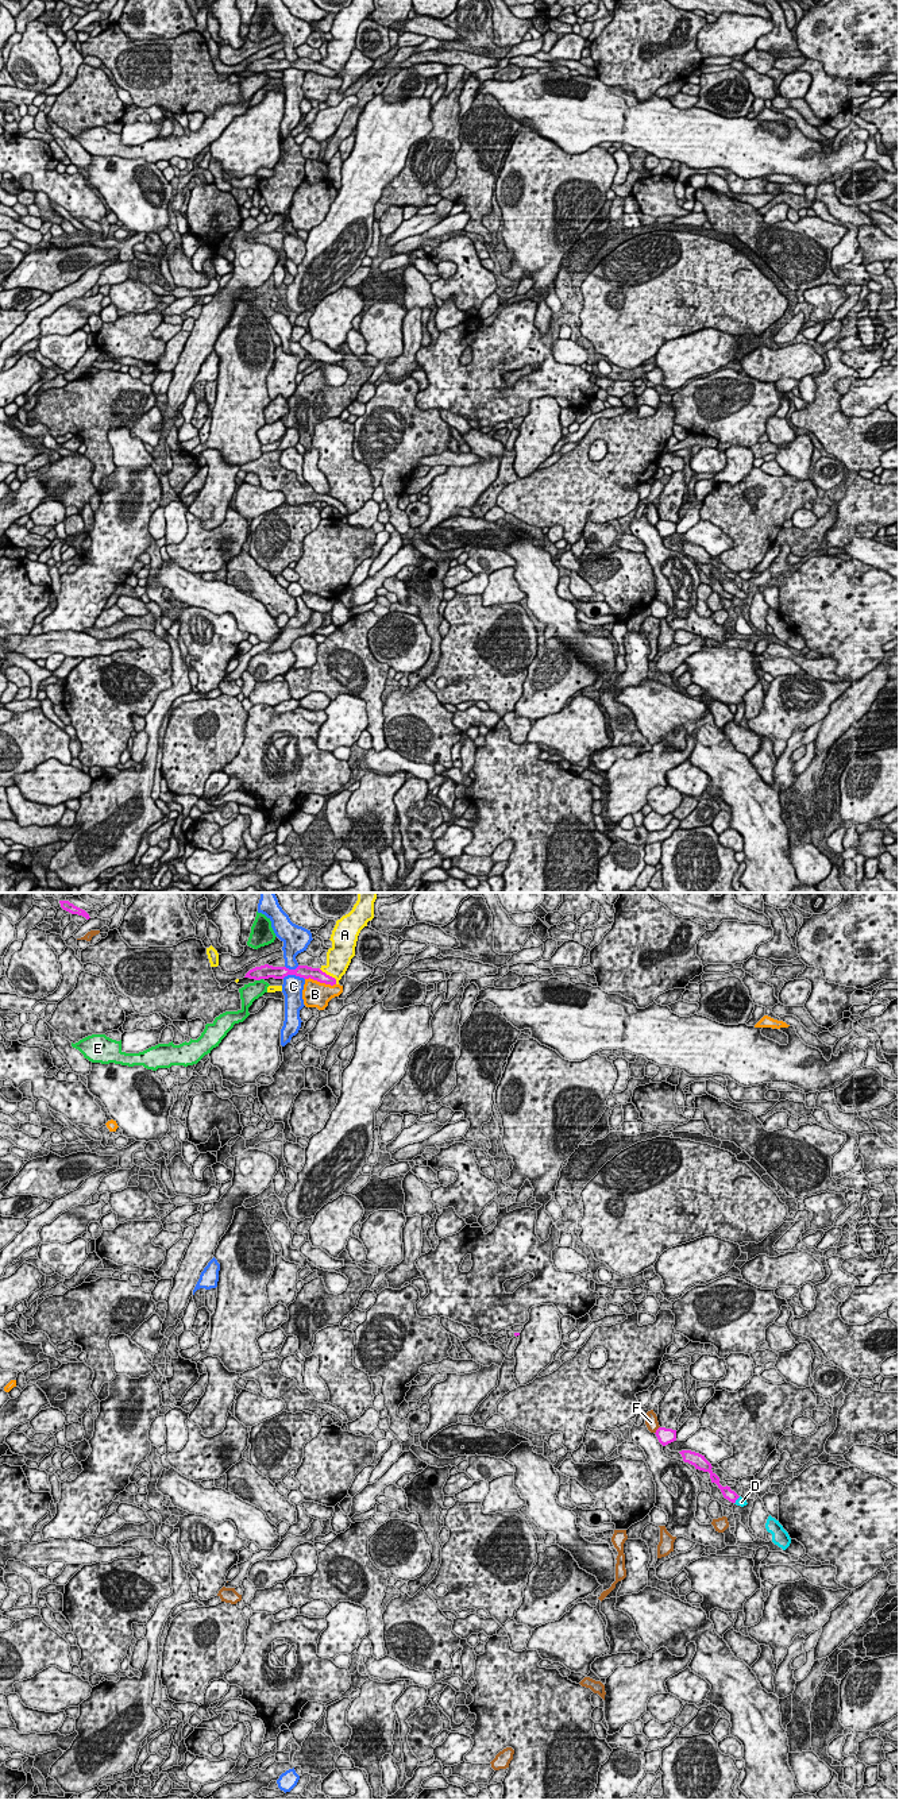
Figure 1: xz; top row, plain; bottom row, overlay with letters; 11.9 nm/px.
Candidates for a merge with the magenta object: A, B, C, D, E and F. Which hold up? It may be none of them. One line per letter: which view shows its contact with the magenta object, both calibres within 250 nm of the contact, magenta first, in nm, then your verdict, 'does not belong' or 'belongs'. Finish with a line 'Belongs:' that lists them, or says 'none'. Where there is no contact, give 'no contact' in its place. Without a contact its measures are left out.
A: xz | 160/280 nm | does not belong
B: xz | 160/320 nm | does not belong
C: xz | 160/240 nm | does not belong
D: xz | 130/100 nm | belongs
E: xz | 170/220 nm | does not belong
F: xz | 190/140 nm | does not belong
Belongs: D

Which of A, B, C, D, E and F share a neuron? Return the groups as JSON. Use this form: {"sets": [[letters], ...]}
{"sets": [["A"], ["B"], ["C"], ["D"], ["E"], ["F"]]}

